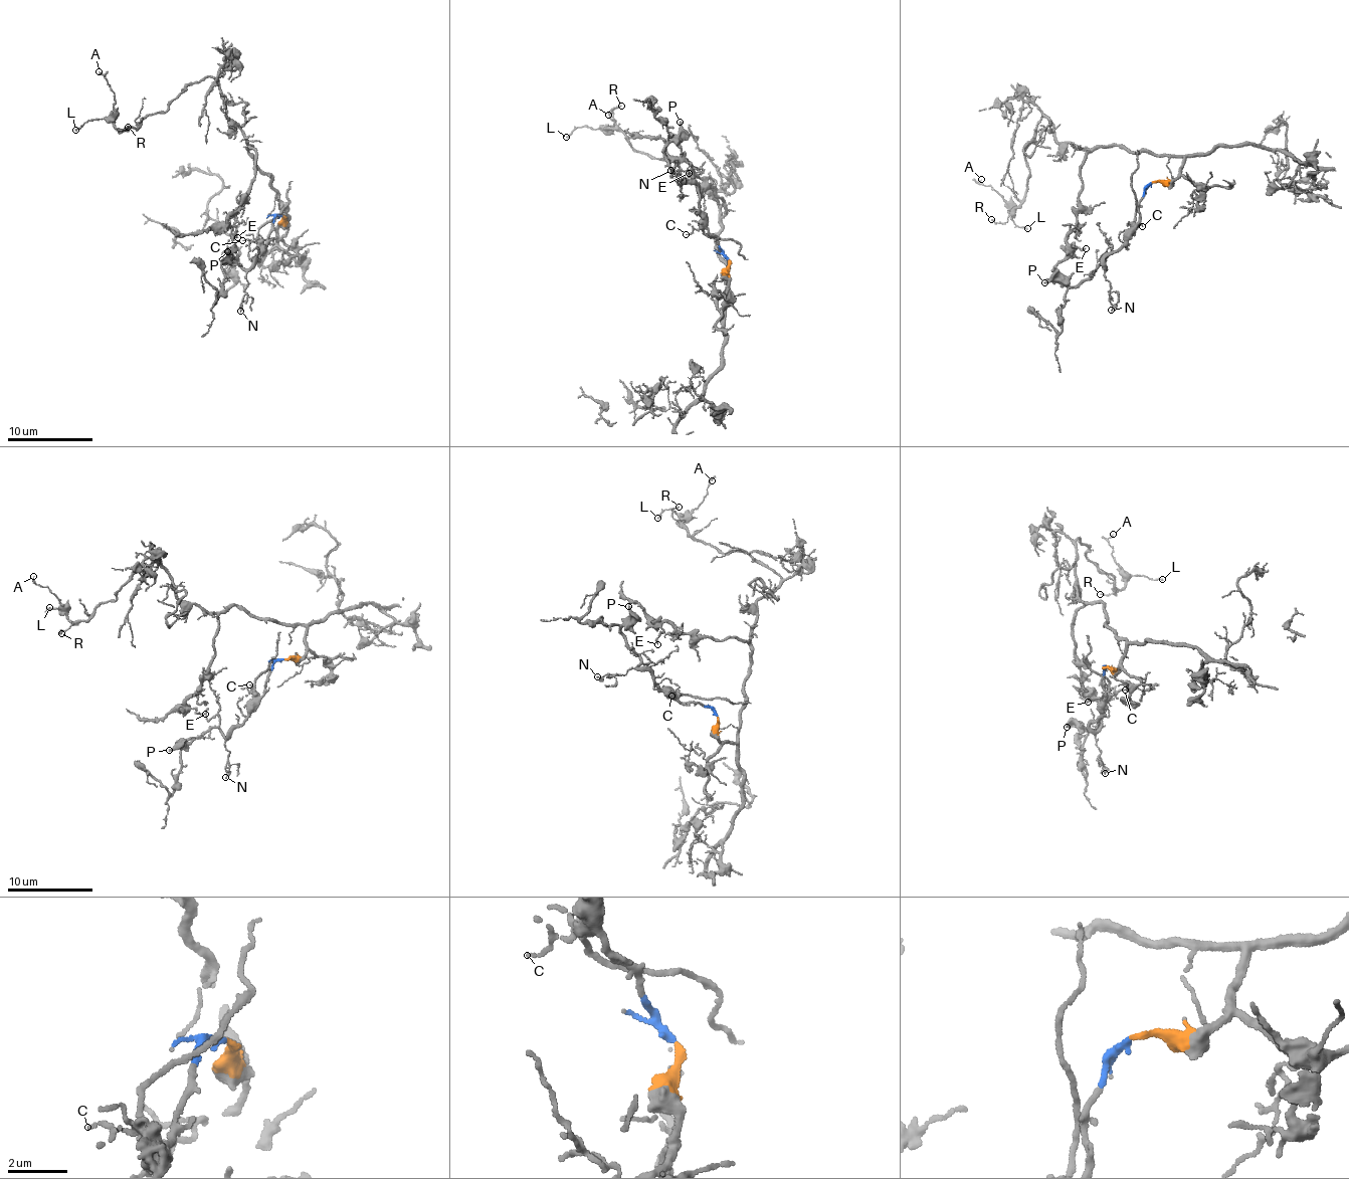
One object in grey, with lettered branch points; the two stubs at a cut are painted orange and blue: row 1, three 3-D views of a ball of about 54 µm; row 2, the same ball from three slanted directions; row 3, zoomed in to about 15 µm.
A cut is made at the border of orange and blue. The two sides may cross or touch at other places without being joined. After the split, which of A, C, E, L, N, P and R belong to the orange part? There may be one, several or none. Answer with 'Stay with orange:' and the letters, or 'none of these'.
Stay with orange: A, E, L, R

